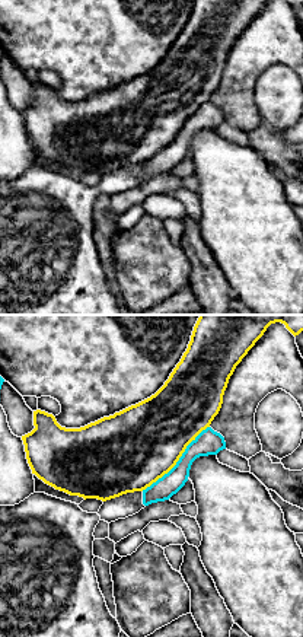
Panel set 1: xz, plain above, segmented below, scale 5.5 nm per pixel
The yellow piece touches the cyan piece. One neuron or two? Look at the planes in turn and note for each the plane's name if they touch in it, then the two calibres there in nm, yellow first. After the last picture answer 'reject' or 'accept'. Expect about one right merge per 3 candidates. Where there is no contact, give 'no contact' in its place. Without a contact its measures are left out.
xz | 440/140 nm

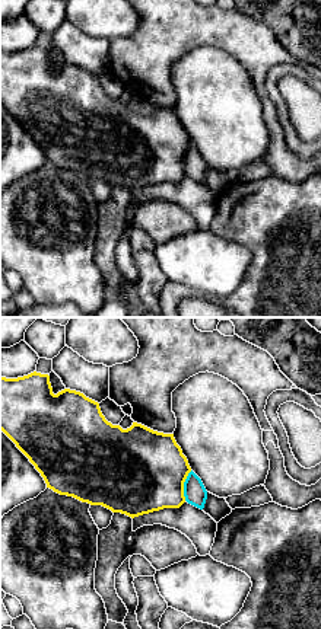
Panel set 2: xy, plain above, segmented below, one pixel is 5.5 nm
xy | 480/120 nm

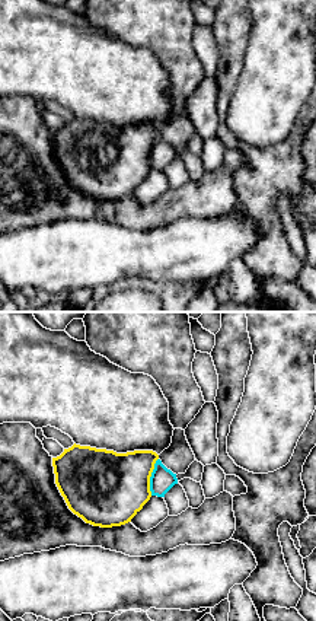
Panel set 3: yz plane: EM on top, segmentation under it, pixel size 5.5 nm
yz | 400/140 nm

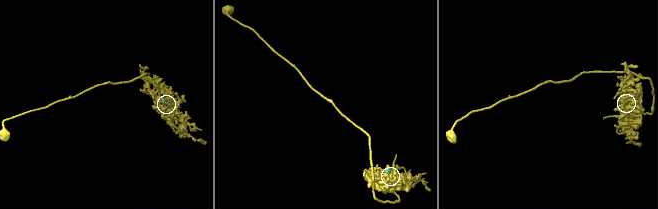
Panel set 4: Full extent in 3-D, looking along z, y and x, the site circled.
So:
reject

